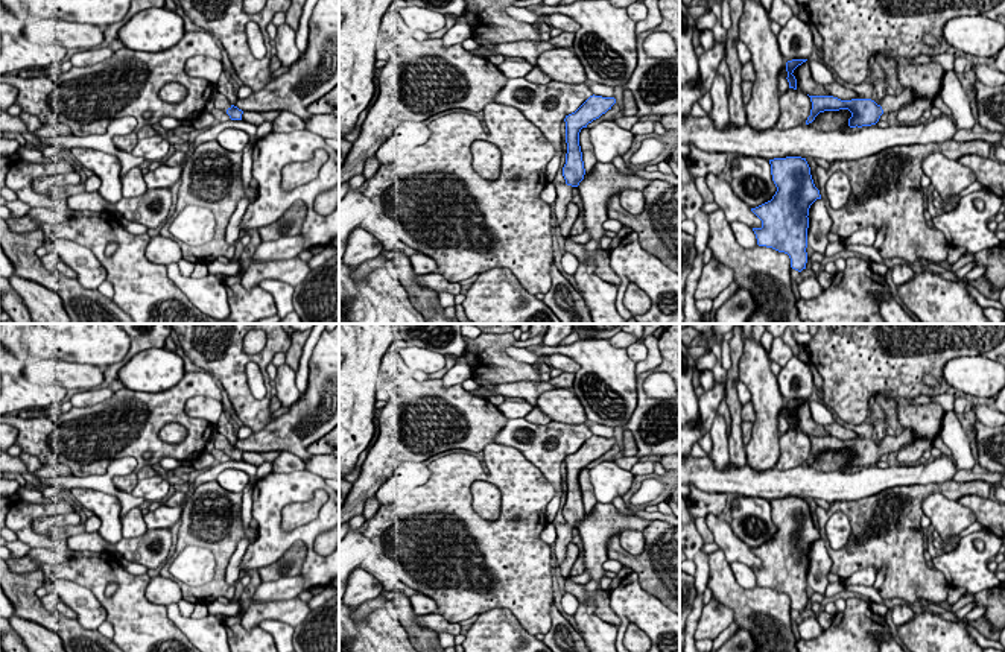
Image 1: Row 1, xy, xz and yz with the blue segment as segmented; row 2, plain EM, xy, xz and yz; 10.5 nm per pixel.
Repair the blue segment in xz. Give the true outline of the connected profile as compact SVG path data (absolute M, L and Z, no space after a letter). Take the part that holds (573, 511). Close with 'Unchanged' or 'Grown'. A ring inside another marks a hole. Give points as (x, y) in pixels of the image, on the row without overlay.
M590 436L575 453L566 456L566 505L563 508L563 517L566 523L558 523L556 541L553 555L558 559L558 565L566 559L567 546L572 543L572 530L584 520L585 509L582 502L582 492L579 486L579 473L587 468L588 464L599 459L616 444L614 438Z. Grown

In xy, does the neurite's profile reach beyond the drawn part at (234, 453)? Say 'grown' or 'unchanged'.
grown

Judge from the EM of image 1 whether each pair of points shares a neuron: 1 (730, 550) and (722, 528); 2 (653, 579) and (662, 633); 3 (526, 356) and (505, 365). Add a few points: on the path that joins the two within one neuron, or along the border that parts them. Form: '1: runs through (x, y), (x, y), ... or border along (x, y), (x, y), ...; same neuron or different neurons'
1: runs through (730, 544), (722, 534); same neuron
2: border along (633, 570), (639, 584), (663, 604); different neurons
3: border along (505, 350), (513, 357), (531, 365); different neurons

